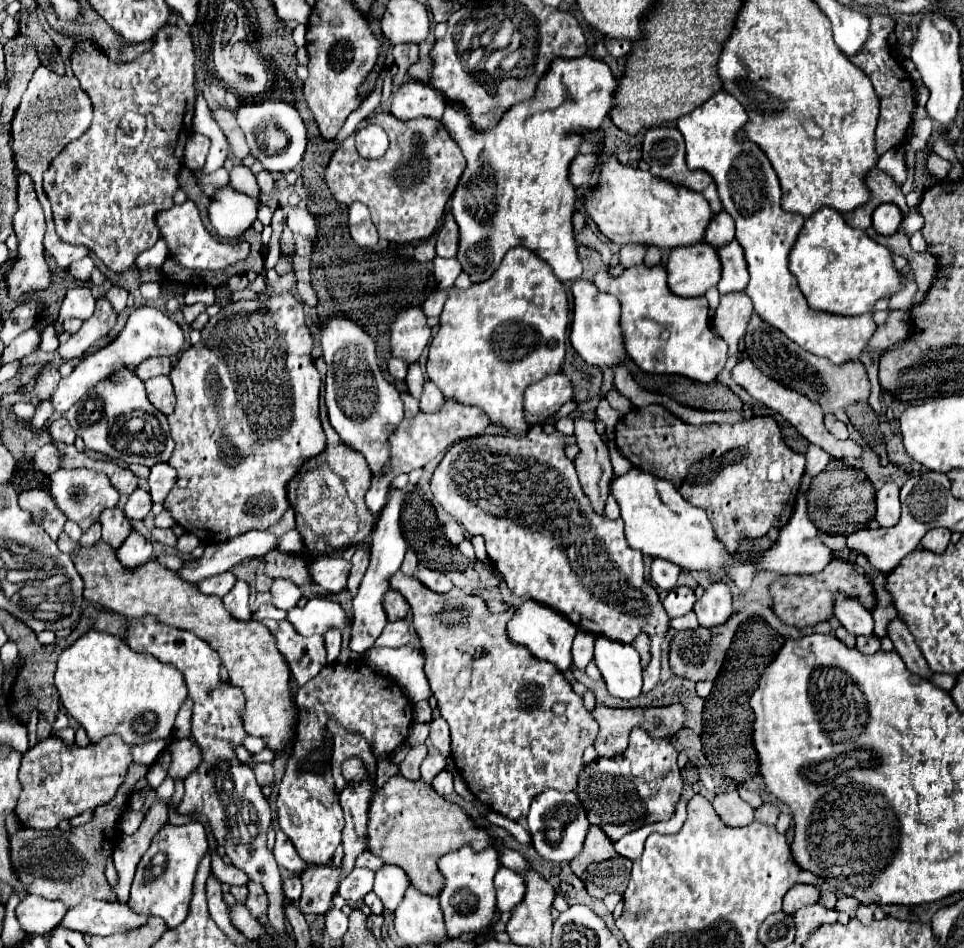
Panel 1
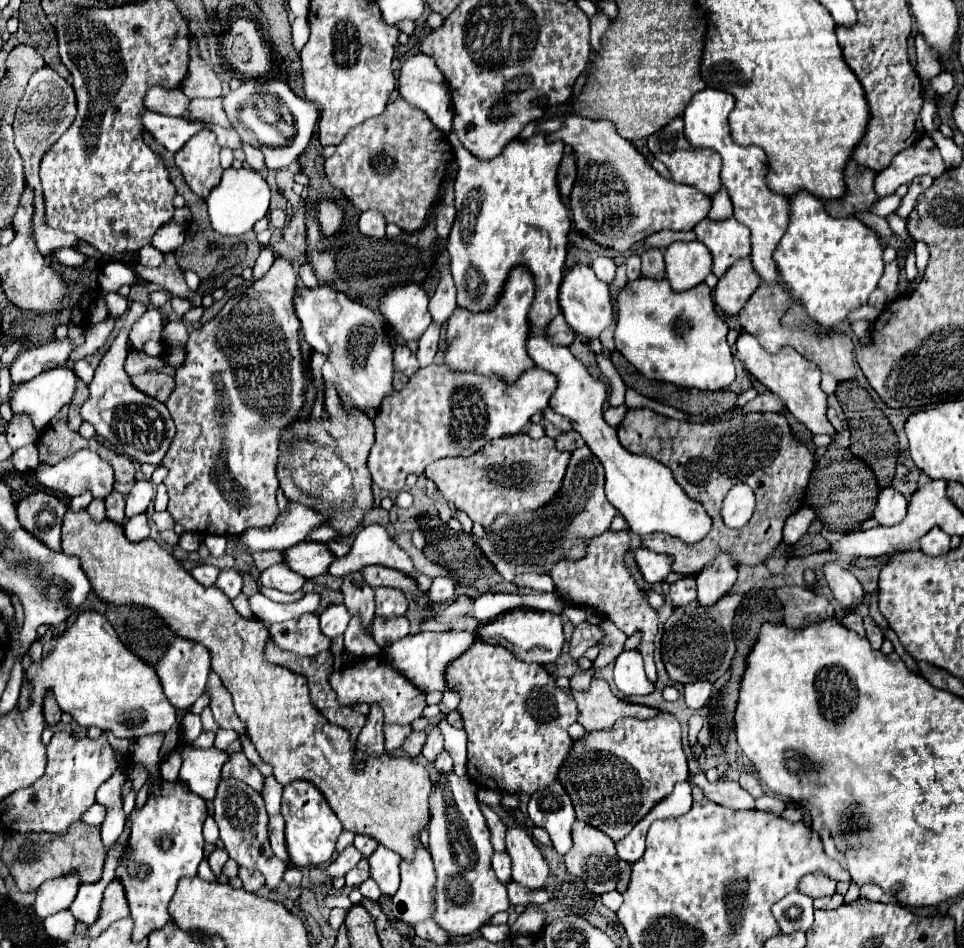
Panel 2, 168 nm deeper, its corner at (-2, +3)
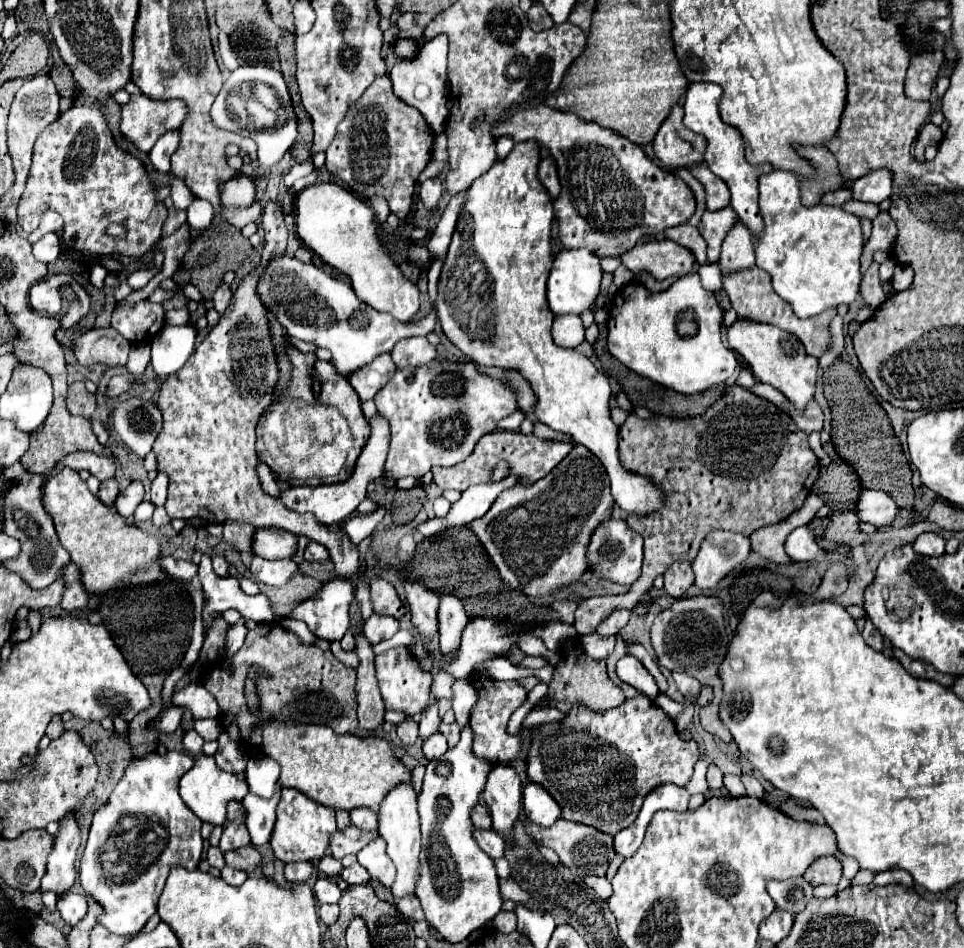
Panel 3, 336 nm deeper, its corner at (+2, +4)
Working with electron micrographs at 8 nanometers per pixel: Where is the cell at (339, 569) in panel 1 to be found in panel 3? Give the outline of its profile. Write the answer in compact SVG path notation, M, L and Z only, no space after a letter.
M257 529L253 551L263 559L293 559L297 553L297 535L281 529Z

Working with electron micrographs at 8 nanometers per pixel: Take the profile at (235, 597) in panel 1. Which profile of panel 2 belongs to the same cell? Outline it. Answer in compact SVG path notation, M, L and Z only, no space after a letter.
M223 568L217 576L217 582L215 586L229 598L233 600L239 592L241 592L241 586L243 586L243 578L241 574L235 570L235 568Z

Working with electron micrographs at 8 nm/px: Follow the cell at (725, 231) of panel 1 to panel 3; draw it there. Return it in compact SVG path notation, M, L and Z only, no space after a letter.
M697 165L693 169L689 169L705 187L707 191L707 211L719 211L725 209L729 205L729 189L727 185L717 179L707 165Z

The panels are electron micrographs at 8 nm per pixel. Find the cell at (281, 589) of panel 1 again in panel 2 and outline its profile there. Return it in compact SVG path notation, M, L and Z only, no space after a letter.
M275 564L275 566L269 566L267 570L261 572L259 576L261 584L265 586L271 586L271 588L277 588L281 592L297 592L301 590L305 578L297 572L293 572L291 568L287 568L285 564Z

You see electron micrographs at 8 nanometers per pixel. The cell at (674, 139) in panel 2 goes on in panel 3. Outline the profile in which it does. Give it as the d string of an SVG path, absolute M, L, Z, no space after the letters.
M683 105L671 109L653 139L655 157L667 169L685 169L701 165L705 159L705 139L685 129Z

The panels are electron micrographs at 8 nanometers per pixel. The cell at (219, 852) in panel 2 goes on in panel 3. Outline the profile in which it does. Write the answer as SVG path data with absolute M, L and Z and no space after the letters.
M225 823L225 827L223 827L223 837L221 837L221 841L219 841L219 849L221 849L223 853L227 853L227 851L235 851L235 849L243 847L245 843L251 843L247 829L245 829L243 825Z

